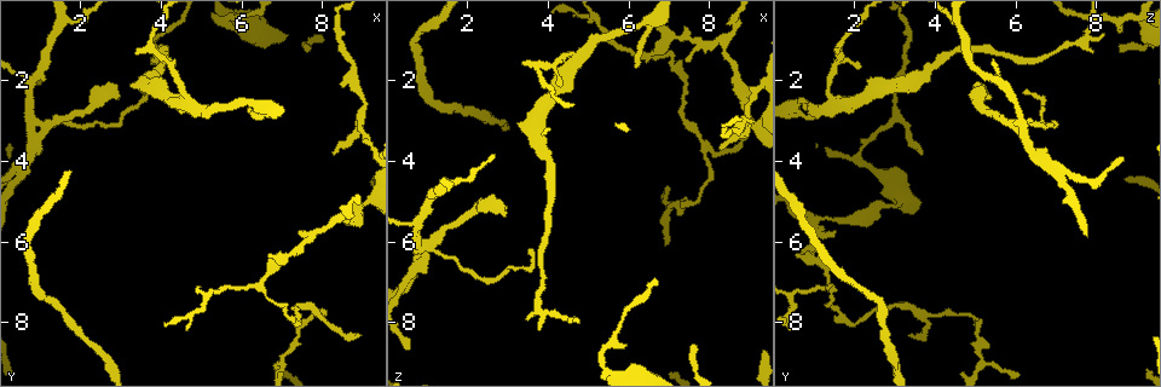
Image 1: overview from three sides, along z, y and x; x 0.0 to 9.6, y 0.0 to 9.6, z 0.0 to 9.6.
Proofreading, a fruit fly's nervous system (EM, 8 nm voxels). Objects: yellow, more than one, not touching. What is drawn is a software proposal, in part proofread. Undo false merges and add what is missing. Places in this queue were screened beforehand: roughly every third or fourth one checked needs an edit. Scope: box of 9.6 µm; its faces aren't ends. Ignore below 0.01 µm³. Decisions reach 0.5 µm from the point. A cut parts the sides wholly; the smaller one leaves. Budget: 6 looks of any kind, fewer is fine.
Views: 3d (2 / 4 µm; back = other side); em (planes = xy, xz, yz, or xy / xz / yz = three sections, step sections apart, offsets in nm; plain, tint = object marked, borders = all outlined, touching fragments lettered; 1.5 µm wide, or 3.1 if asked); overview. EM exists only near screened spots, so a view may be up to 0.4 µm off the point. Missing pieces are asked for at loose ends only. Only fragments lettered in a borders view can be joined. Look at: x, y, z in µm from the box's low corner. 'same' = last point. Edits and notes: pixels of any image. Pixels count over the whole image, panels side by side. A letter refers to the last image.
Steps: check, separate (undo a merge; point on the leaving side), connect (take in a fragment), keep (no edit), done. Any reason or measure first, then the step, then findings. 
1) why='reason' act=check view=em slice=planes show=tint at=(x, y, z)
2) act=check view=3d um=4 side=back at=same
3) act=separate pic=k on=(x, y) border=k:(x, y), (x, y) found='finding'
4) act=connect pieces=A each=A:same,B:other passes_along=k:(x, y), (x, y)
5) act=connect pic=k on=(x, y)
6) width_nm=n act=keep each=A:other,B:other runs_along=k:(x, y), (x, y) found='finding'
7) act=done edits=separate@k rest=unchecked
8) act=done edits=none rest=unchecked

why='four-way junction' act=check view=3d um=2 at=(1.15, 3.15, 6.05)

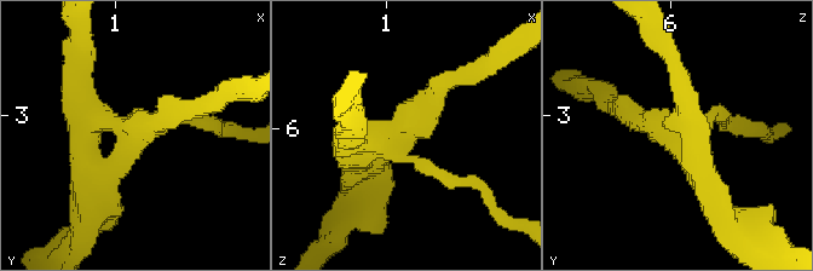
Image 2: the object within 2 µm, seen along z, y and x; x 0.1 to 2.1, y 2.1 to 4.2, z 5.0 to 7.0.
arms=4 why='now the EM' act=check view=em slice=planes show=borders at=(1.12, 3.14, 6.02)

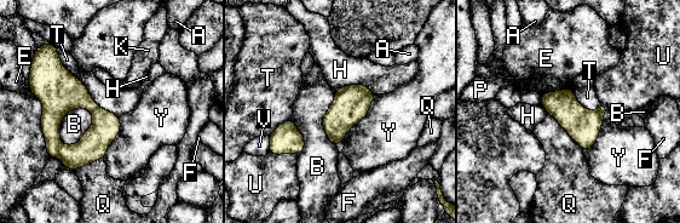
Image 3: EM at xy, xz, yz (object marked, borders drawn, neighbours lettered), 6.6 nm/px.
act=separate pic=3 on=(93, 144) each=A:other,B:other,E:other,F:other,H:other,K:other,P:other,Q:other,T:other,U:other,V:other,Y:other border=3:(61, 144), (57, 155) found='two cells meet here'

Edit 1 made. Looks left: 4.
why='sharp bend' act=check view=em slice=planes show=tint at=(7.05, 9.05, 5.20)

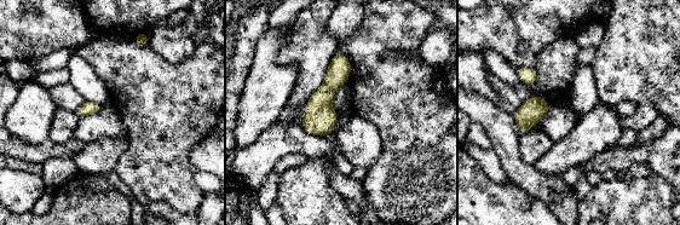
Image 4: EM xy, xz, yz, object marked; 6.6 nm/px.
why='see the neighbours' act=check view=em slice=planes show=borders at=same

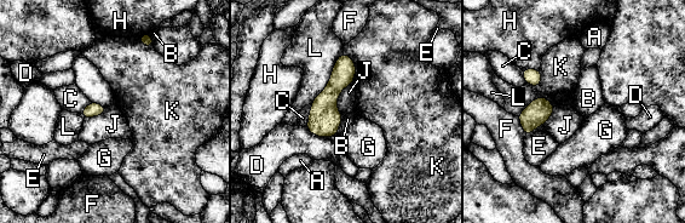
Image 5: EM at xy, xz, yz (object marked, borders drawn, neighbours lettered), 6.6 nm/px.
longest_contact=L:400nm act=keep each=A:other,B:other,C:other,D:other,E:other,F:other,G:other,H:other,J:other,K:other,L:other border=5:(352, 81), (338, 96), (341, 114) found='all the same cell'

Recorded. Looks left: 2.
why='thin end' act=check view=em slice=planes show=borders at=(6.00, 0.75, 8.55)

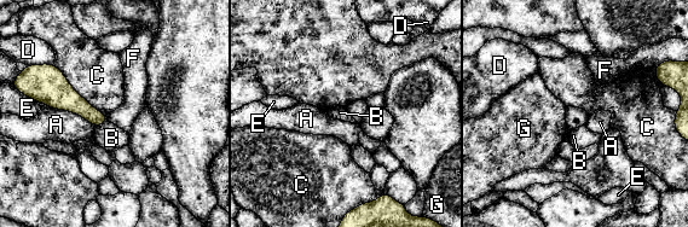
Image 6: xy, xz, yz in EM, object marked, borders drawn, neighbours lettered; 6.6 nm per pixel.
longest_contact=C:480nm act=keep each=A:other,B:other,C:other,D:other,E:other,F:other,G:other border=6:(105, 115), (108, 120) found='none of them fits'

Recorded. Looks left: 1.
act=done edits=separate@3 rest=unchecked

